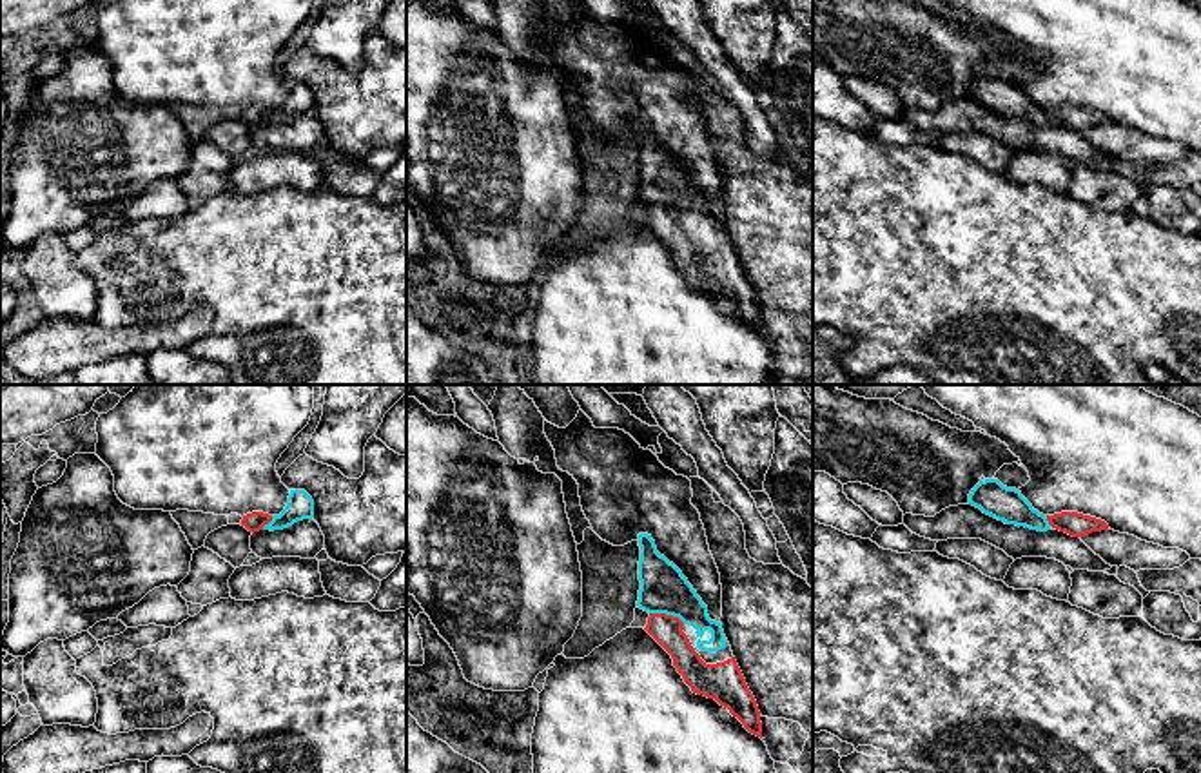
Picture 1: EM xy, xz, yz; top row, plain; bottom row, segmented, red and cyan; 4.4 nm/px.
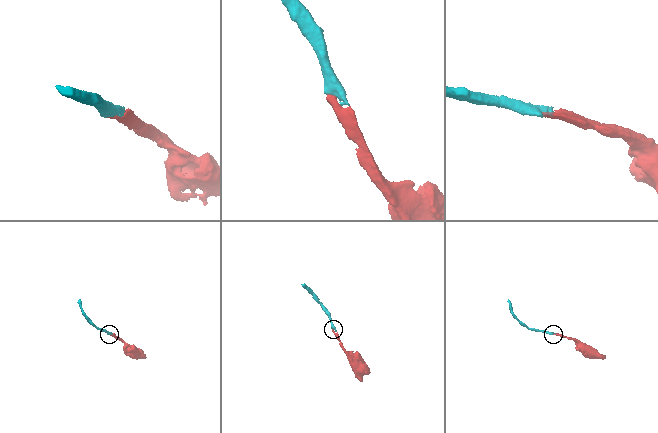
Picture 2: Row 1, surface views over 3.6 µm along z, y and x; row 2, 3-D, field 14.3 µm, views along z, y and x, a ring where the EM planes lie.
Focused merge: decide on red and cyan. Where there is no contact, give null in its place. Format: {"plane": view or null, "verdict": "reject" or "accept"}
{"plane": "xz", "verdict": "accept"}

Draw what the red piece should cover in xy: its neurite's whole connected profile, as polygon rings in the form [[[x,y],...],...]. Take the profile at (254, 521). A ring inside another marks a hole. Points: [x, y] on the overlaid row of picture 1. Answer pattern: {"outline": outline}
{"outline": [[[290,490],[288,503],[279,515],[269,515],[263,512],[252,512],[243,515],[241,526],[249,532],[259,530],[283,530],[298,521],[314,517],[314,501],[305,490]]]}

